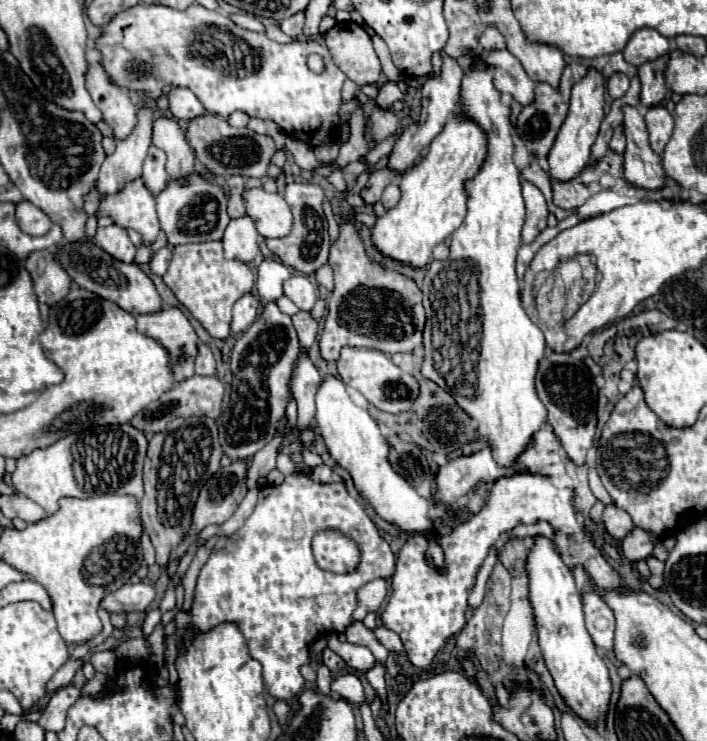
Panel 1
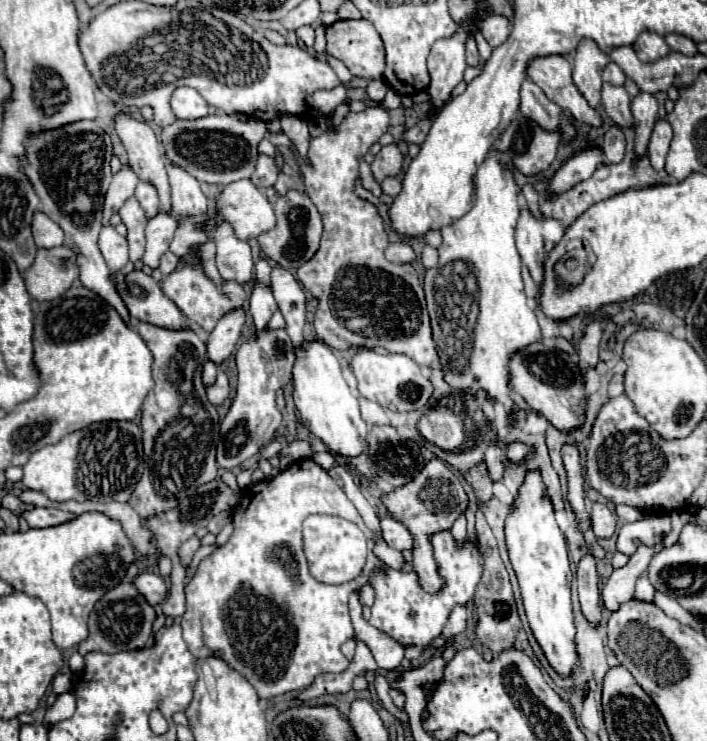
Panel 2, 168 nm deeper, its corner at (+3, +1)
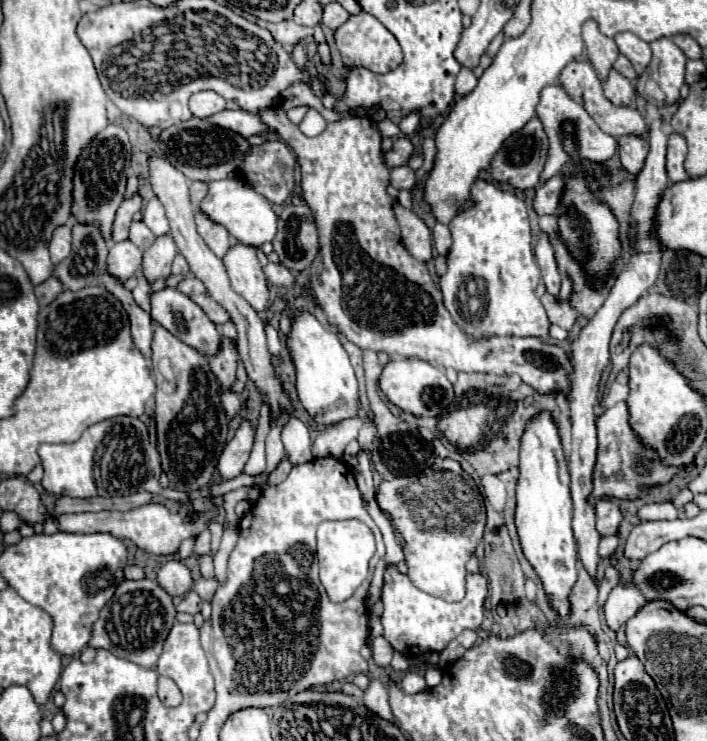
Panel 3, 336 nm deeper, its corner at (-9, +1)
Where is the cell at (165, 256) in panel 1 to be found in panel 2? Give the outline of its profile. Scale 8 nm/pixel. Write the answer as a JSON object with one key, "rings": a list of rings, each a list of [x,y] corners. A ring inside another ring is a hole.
{"rings":[[[166,251],[164,255],[162,255],[162,259],[160,259],[160,271],[162,271],[162,275],[168,275],[174,267],[176,267],[176,263],[178,263],[178,257],[174,255],[174,253],[170,253],[170,251]]]}

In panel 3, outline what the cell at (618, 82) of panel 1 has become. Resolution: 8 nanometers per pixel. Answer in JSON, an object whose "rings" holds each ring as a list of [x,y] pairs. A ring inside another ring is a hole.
{"rings":[[[620,55],[616,61],[614,61],[614,69],[618,69],[624,77],[628,77],[630,81],[632,79],[636,79],[636,71],[634,71],[634,67],[632,67],[632,63],[624,57],[624,55]]]}

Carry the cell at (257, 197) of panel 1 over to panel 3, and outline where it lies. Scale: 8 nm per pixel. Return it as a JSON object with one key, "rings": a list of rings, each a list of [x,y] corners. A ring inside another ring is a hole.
{"rings":[[[222,179],[208,183],[208,195],[200,201],[198,209],[208,215],[212,221],[224,225],[232,237],[236,237],[242,245],[258,247],[266,241],[272,241],[276,235],[276,213],[272,205],[258,195],[250,185],[246,185],[242,179]]]}

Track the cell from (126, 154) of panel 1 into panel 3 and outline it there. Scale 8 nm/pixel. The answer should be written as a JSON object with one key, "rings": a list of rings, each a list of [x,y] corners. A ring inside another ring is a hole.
{"rings":[[[134,195],[134,197],[122,201],[120,209],[116,211],[114,225],[112,225],[112,241],[114,243],[128,239],[128,229],[130,229],[132,217],[134,217],[136,211],[140,211],[140,207],[142,207],[142,197],[140,195]]]}

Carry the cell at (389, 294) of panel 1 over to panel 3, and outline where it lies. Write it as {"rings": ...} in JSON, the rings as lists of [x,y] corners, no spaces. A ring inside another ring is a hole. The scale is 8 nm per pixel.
{"rings":[[[276,105],[276,109],[260,109],[258,115],[294,149],[298,157],[298,165],[302,169],[302,199],[312,209],[320,237],[320,251],[312,261],[312,289],[318,305],[328,315],[328,321],[338,327],[338,331],[348,341],[352,341],[360,349],[372,349],[376,353],[384,351],[390,357],[424,359],[440,369],[486,371],[494,375],[518,373],[522,381],[532,385],[538,393],[560,389],[564,395],[568,395],[568,375],[572,371],[572,365],[568,355],[560,347],[546,345],[538,337],[472,337],[454,323],[452,315],[442,303],[440,289],[434,285],[428,273],[428,267],[416,261],[402,245],[400,227],[392,211],[390,195],[386,191],[390,169],[382,161],[382,137],[376,121],[372,121],[370,117],[350,115],[328,123],[324,133],[306,137],[292,121],[288,121],[280,105]],[[338,265],[346,265],[348,269],[340,271]]]}

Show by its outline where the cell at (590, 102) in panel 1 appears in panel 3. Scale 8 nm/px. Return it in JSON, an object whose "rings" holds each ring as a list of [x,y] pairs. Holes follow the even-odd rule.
{"rings":[[[586,21],[584,23],[582,37],[584,37],[584,43],[586,43],[588,57],[590,57],[594,69],[598,73],[598,79],[604,81],[608,71],[612,69],[612,63],[618,57],[618,49],[616,49],[614,39],[602,35],[598,25],[596,25],[596,21]]]}

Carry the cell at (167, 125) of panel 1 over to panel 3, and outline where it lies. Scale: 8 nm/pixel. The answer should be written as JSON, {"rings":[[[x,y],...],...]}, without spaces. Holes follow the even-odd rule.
{"rings":[[[196,211],[196,225],[198,225],[200,237],[212,249],[212,253],[222,259],[224,253],[230,249],[230,235],[228,235],[228,231],[222,225],[210,221],[202,211]]]}

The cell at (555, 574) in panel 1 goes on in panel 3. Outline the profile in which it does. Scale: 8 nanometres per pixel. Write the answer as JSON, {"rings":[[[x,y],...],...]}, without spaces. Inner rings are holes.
{"rings":[[[546,411],[538,413],[526,423],[520,441],[520,475],[516,499],[516,527],[524,555],[542,579],[552,607],[558,613],[568,613],[568,595],[578,579],[576,541],[572,533],[570,471],[558,427]]]}

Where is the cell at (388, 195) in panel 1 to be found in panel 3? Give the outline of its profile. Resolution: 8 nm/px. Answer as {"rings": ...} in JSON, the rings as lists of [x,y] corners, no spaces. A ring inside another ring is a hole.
{"rings":[[[402,165],[402,167],[394,167],[390,171],[390,185],[396,187],[396,189],[412,189],[416,183],[416,177],[414,177],[414,171],[408,167],[408,165]]]}

